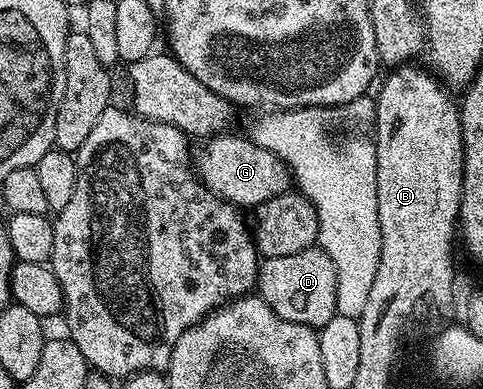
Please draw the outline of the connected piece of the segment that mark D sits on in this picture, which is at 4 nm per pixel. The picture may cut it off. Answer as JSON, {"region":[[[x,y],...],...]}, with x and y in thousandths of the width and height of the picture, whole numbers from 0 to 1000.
{"region":[[[658,630],[623,650],[598,650],[598,661],[545,666],[532,756],[549,771],[557,794],[565,794],[565,805],[573,805],[573,815],[658,846],[698,807],[698,692]]]}

